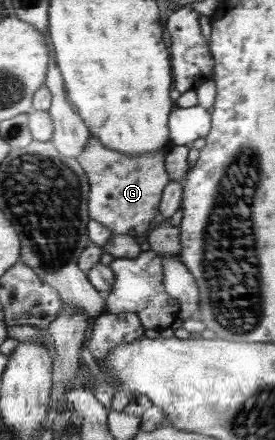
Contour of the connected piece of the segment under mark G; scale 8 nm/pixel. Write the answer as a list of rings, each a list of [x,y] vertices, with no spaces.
[[[91,133],[76,157],[85,175],[90,177],[90,220],[100,221],[114,235],[137,237],[146,233],[152,219],[160,213],[161,198],[170,181],[164,169],[167,151],[168,147],[144,156],[128,155],[106,149]]]

